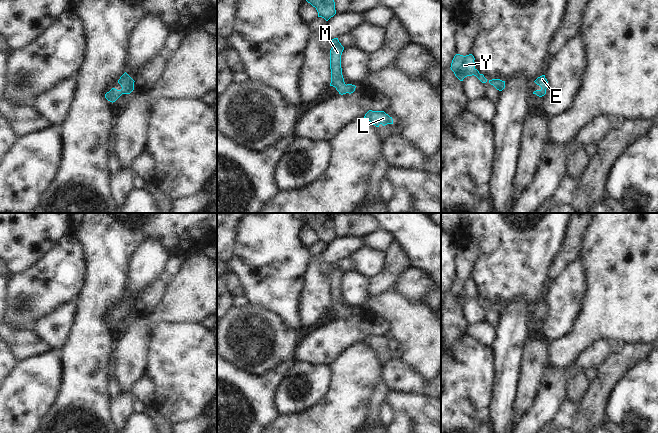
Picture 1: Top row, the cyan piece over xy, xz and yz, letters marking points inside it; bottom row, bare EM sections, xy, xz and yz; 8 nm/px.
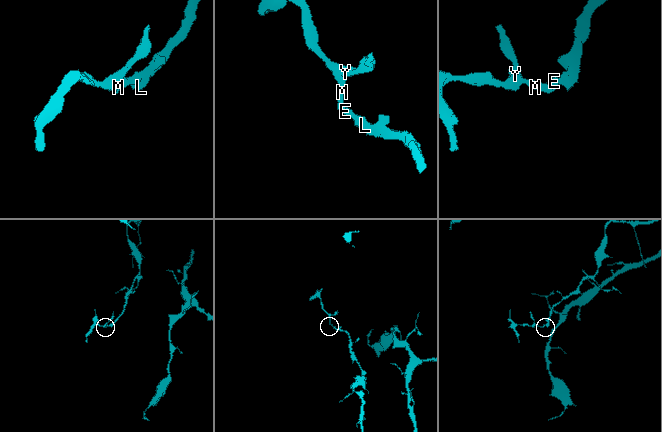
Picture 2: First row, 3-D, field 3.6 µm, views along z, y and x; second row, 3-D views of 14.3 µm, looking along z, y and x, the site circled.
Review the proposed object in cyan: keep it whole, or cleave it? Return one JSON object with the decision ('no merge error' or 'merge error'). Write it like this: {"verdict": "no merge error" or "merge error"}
{"verdict": "no merge error"}

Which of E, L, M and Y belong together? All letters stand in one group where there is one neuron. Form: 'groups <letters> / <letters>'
groups E L M Y

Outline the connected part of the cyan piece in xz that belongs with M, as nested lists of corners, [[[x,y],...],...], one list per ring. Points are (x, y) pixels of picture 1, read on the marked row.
[[[338,38],[332,41],[332,48],[330,50],[330,69],[331,69],[331,83],[330,86],[336,88],[339,94],[353,93],[356,86],[352,84],[345,84],[341,68],[341,55],[344,47],[339,42]]]

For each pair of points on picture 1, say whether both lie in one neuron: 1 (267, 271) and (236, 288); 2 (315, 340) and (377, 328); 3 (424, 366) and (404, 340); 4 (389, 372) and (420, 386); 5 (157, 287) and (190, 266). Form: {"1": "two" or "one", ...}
{"1": "two", "2": "one", "3": "one", "4": "one", "5": "two"}

